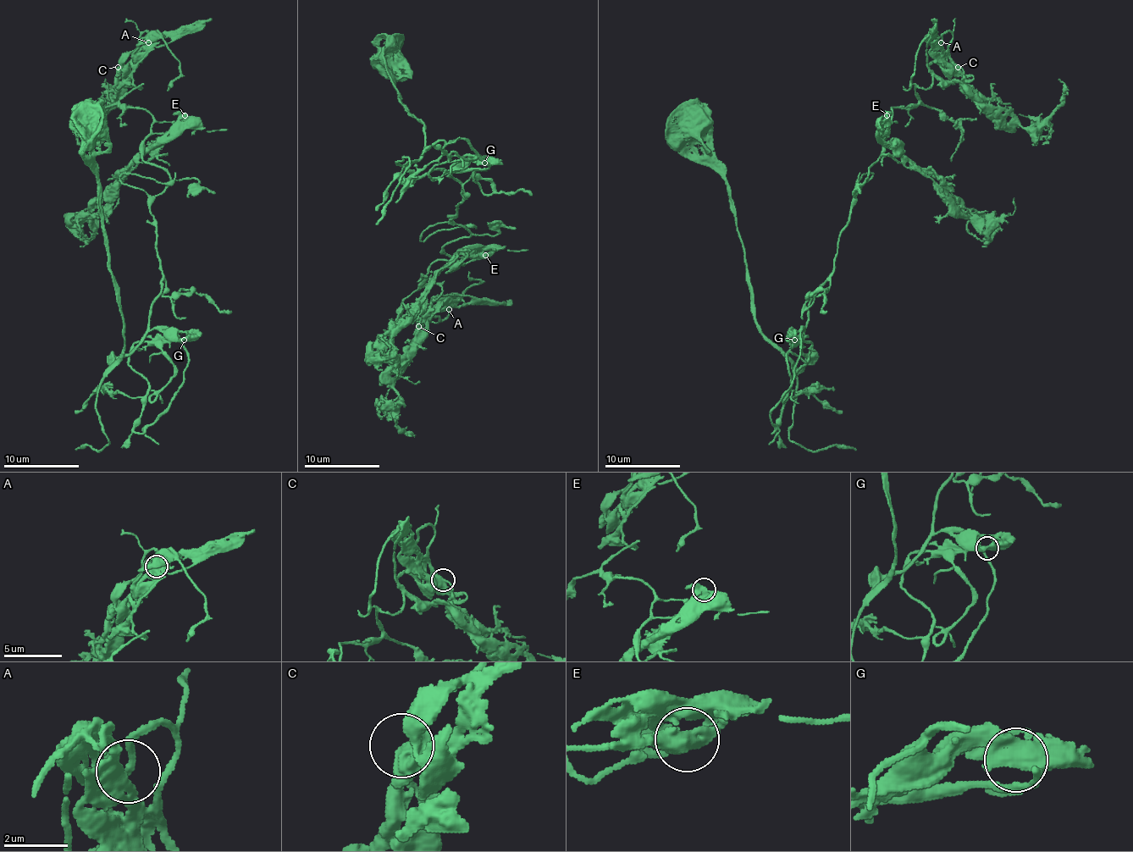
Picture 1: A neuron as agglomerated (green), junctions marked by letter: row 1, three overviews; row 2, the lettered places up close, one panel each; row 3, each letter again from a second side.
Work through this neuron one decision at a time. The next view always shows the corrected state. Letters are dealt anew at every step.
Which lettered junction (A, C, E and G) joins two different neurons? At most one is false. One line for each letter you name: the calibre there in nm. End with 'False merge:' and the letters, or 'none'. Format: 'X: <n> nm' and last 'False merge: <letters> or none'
False merge: none

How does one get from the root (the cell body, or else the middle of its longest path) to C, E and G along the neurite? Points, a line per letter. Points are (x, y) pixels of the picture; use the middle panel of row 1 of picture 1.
C: (390, 61), (424, 125), (409, 168), (461, 185), (450, 219), (471, 234), (429, 266), (418, 326)
E: (390, 61), (398, 98), (424, 125), (409, 168), (461, 185), (450, 219), (471, 234), (443, 251), (486, 255)
G: (390, 61), (394, 55), (398, 98), (424, 125), (424, 153), (409, 168), (422, 176), (484, 163)

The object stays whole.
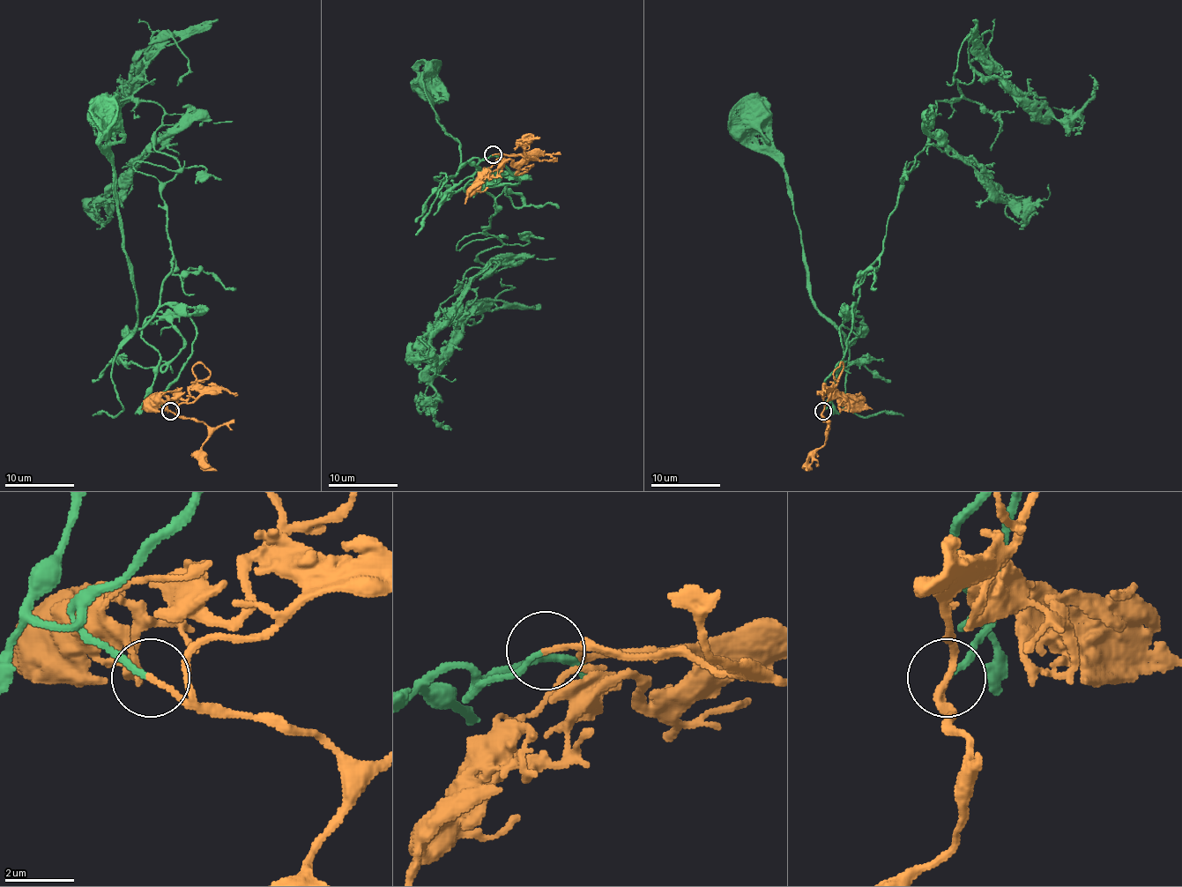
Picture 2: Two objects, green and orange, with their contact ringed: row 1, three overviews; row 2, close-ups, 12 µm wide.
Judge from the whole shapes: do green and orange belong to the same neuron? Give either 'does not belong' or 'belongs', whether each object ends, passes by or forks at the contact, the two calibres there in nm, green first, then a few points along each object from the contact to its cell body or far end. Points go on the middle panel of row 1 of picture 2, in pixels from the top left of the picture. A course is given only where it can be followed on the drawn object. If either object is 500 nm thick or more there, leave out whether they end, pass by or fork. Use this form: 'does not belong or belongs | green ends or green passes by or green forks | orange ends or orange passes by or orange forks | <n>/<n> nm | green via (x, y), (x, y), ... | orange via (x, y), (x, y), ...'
belongs | green ends | orange ends | 150/150 nm | green via (493, 154), (470, 160), (482, 175), (453, 190), (460, 144), (439, 124), (428, 85) | orange via (493, 154), (522, 155), (529, 159), (531, 157), (524, 149), (539, 137)

